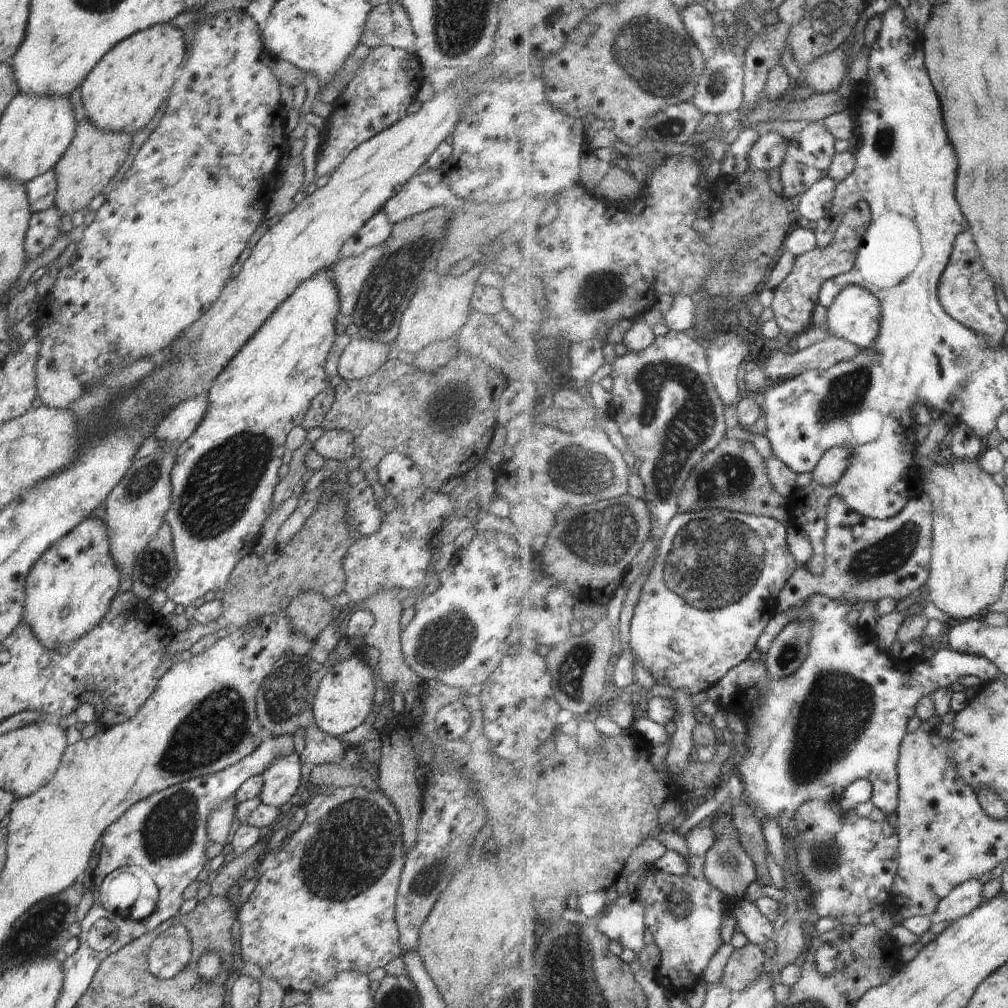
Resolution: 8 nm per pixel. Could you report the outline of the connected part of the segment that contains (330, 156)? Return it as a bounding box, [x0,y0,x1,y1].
[316,45,425,178]

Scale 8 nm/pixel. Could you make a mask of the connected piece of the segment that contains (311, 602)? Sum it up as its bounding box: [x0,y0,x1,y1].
[283,591,340,642]

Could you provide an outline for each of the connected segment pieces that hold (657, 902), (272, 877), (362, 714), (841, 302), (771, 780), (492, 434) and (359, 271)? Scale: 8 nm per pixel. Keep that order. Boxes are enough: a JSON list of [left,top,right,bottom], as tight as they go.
[[639,826,742,992],[236,786,406,994],[312,656,374,737],[826,284,884,350],[708,594,1001,841],[321,352,507,502],[329,244,385,315]]

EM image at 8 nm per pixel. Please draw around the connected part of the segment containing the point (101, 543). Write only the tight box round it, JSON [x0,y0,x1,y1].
[22,517,121,651]

